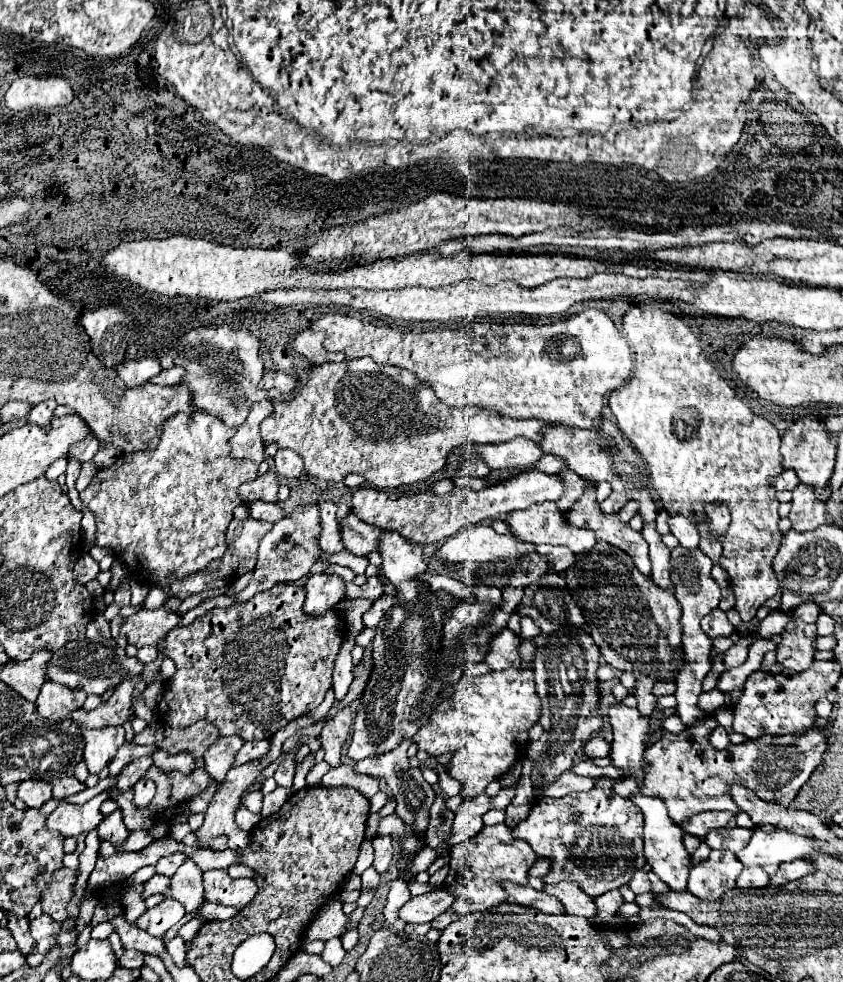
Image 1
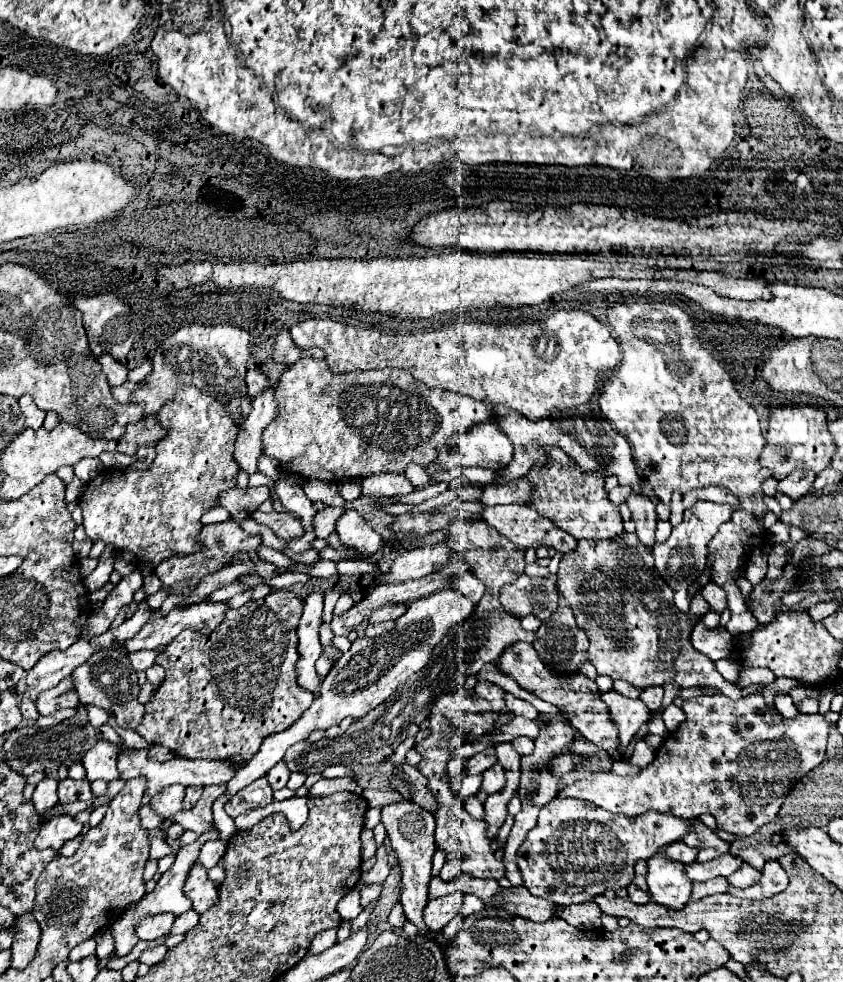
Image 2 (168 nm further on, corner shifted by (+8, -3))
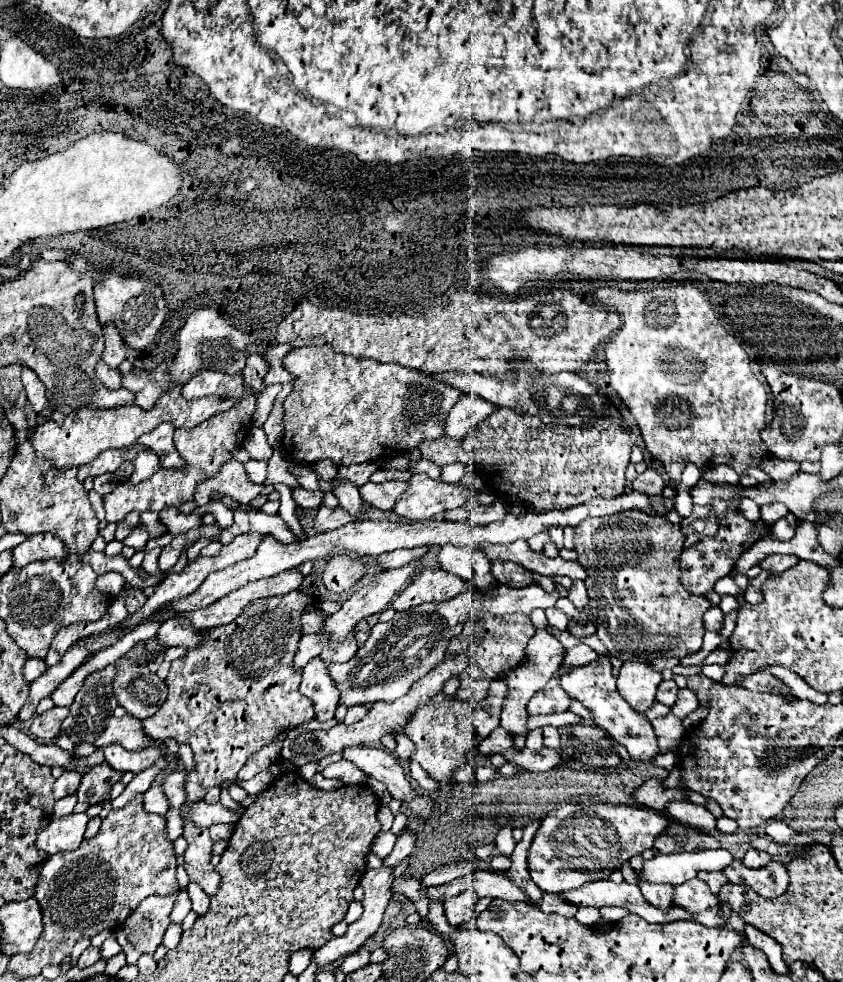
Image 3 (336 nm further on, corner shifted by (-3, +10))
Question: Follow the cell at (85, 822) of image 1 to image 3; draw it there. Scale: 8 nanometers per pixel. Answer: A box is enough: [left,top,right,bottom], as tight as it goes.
[36,813,88,857]

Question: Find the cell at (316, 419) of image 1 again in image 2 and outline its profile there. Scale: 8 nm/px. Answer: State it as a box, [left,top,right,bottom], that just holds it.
[263,358,495,482]

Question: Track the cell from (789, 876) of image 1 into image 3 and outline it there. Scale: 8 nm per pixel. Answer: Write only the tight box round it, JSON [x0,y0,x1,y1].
[724,859,788,897]

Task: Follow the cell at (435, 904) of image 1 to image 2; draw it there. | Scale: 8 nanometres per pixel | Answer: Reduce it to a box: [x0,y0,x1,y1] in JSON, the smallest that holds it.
[423,892,463,930]

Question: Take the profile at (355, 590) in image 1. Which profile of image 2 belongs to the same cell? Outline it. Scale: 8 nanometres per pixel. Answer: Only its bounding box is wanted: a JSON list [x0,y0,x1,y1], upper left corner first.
[335,592,355,614]

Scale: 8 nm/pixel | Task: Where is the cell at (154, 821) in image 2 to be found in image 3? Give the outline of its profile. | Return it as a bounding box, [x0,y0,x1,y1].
[190,803,240,827]

